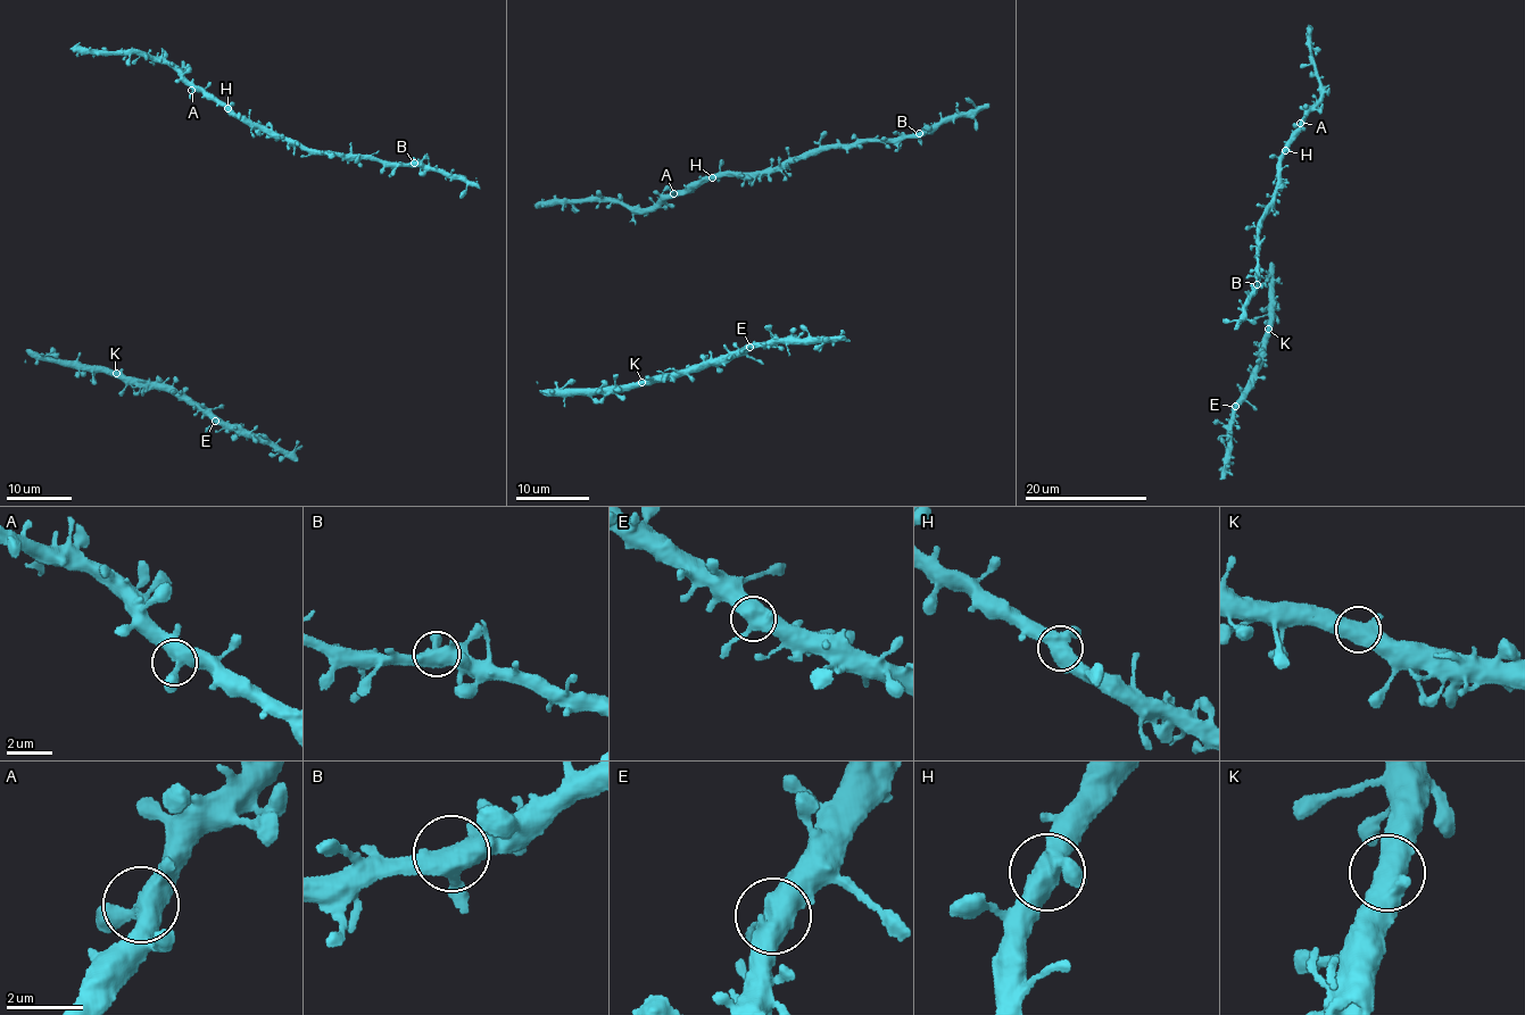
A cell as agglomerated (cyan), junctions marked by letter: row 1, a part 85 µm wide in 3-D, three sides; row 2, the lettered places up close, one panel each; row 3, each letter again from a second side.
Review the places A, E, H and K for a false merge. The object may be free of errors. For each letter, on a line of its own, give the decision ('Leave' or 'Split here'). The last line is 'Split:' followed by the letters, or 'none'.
A: Leave
E: Leave
H: Leave
K: Leave
Split: none

